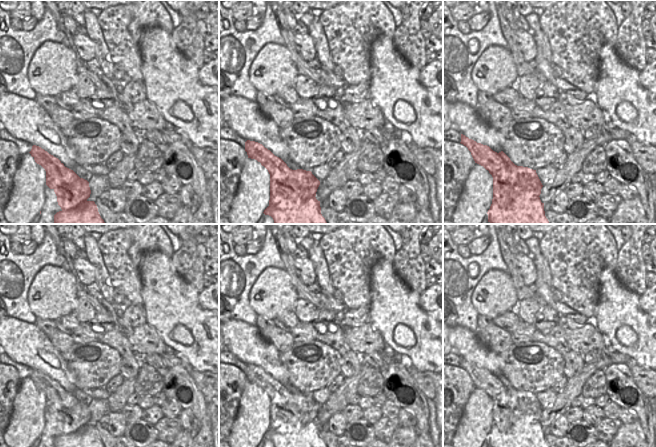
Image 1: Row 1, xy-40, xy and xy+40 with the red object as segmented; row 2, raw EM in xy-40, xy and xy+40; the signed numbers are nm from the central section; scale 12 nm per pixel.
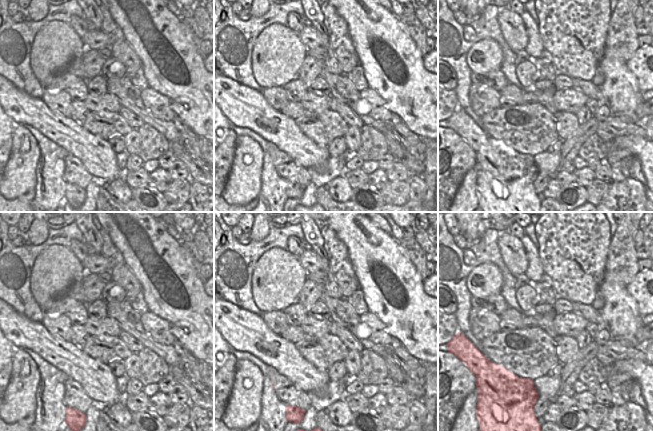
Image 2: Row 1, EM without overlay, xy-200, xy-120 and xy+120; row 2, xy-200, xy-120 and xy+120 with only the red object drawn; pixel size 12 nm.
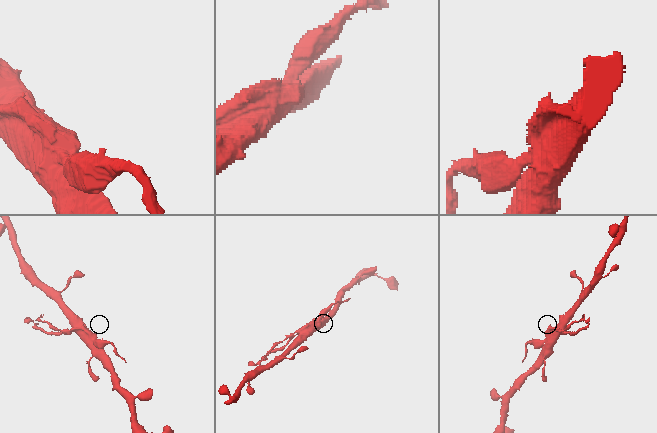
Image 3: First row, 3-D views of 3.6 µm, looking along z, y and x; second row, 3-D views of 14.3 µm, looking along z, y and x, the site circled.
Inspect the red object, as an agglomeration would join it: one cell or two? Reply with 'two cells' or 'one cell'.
two cells

